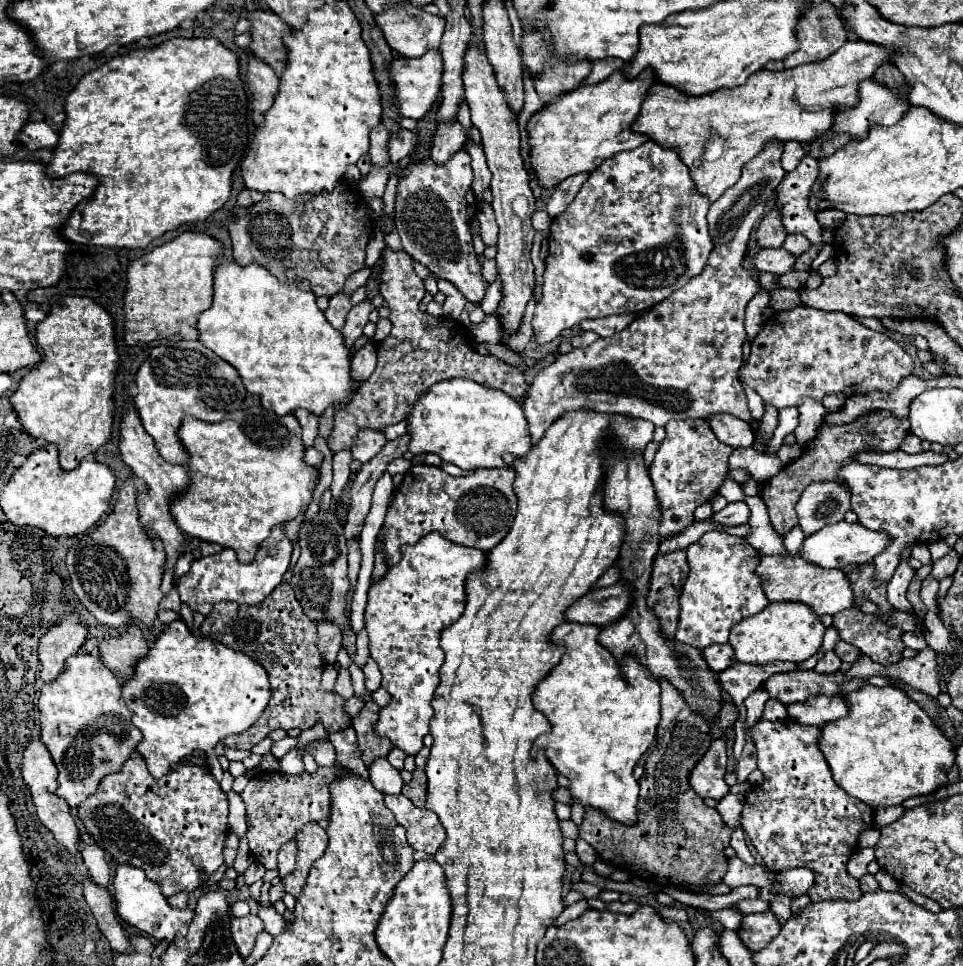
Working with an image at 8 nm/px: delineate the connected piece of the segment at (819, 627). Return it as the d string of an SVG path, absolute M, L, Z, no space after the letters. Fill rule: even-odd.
M768 603L768 607L748 619L742 619L732 627L730 633L730 645L734 649L734 657L740 663L754 663L754 665L766 665L770 661L792 661L800 663L812 657L820 647L822 647L822 637L824 637L826 627L820 623L818 615L812 615L812 611L804 603Z

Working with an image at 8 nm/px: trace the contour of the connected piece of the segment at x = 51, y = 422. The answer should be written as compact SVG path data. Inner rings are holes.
M68 297L60 305L54 305L46 319L36 325L36 345L40 347L42 359L36 363L22 379L14 395L10 397L10 405L16 411L22 429L34 437L44 439L58 447L58 459L62 471L78 467L78 463L92 455L98 447L102 447L110 439L112 431L112 389L118 367L118 353L114 341L114 321L108 311L104 311L98 303L88 297Z

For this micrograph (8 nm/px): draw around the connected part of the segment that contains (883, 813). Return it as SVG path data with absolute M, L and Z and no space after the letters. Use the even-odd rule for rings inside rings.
M894 805L894 807L880 807L874 811L874 819L876 819L876 829L882 829L886 825L890 825L892 821L896 821L900 815L904 813L902 805Z

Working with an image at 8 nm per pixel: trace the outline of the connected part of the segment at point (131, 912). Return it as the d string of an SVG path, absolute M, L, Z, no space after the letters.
M118 865L116 867L116 875L114 875L114 899L116 899L116 911L118 915L132 927L144 931L148 937L154 937L158 941L166 939L172 941L176 937L176 933L188 925L192 921L194 911L190 909L172 909L166 903L166 897L160 893L160 887L152 881L146 879L144 871L132 867L132 865Z

